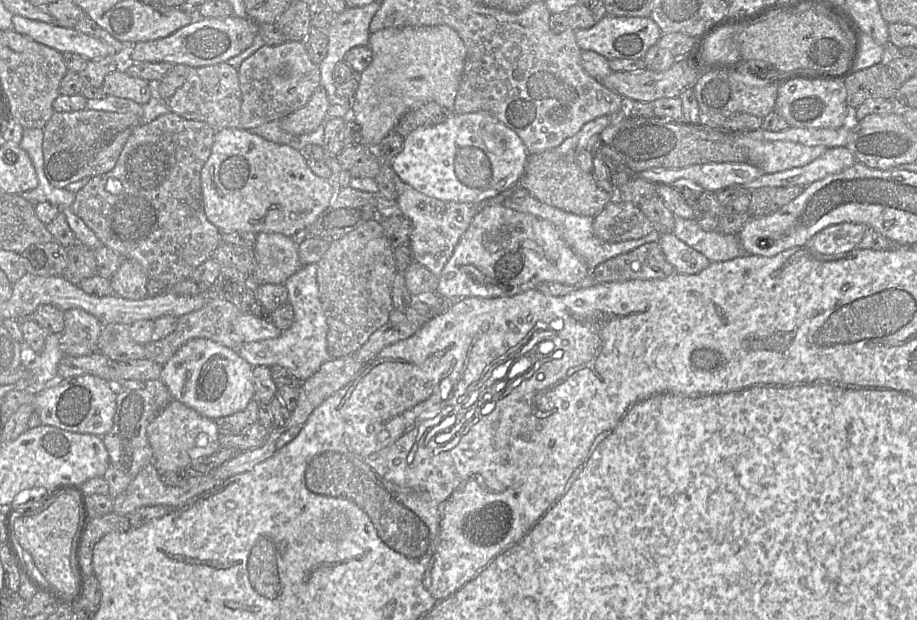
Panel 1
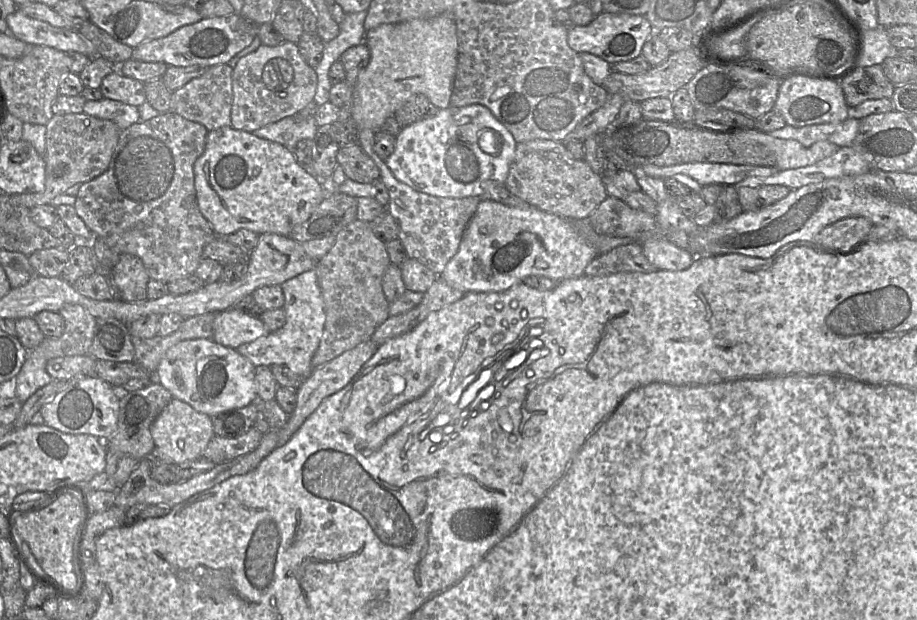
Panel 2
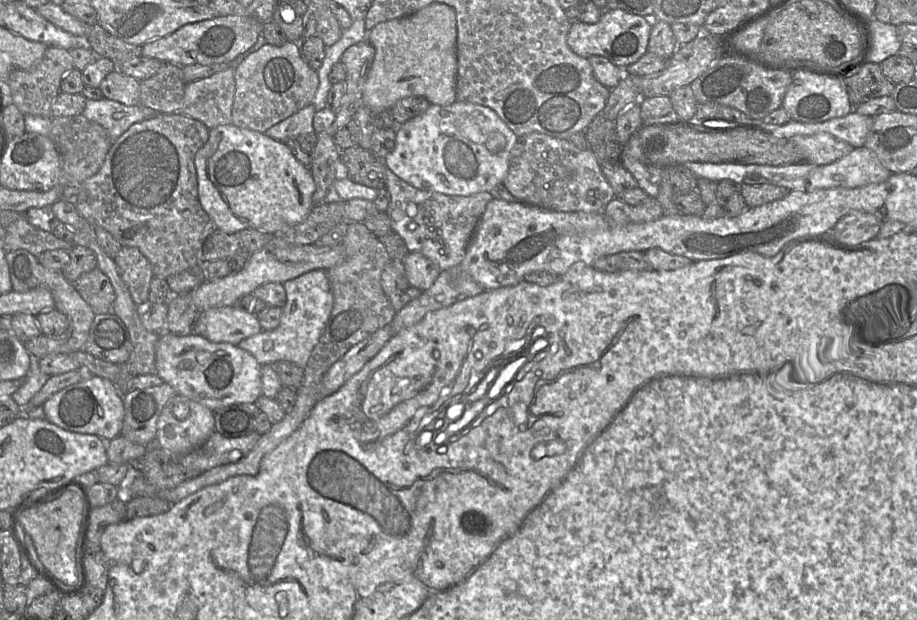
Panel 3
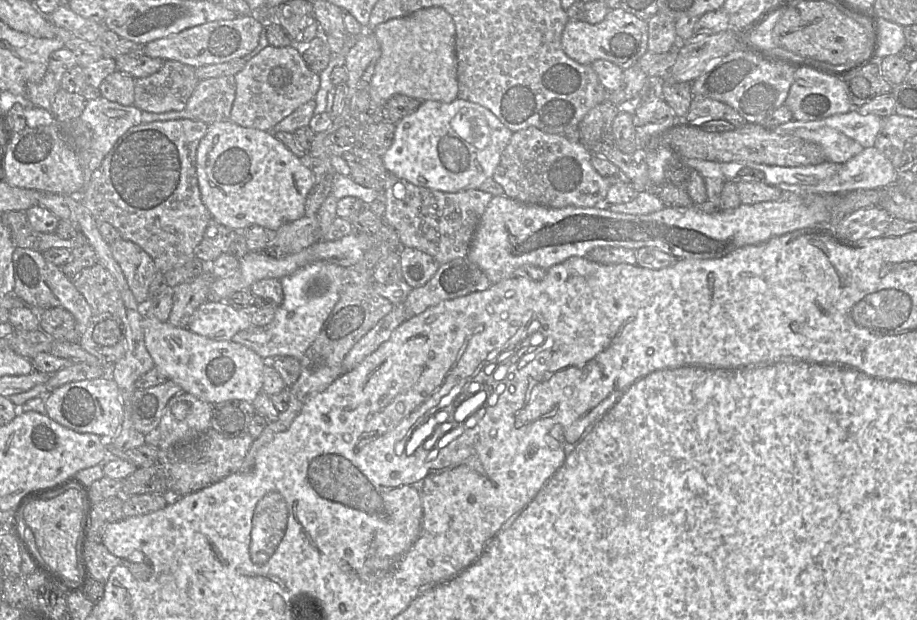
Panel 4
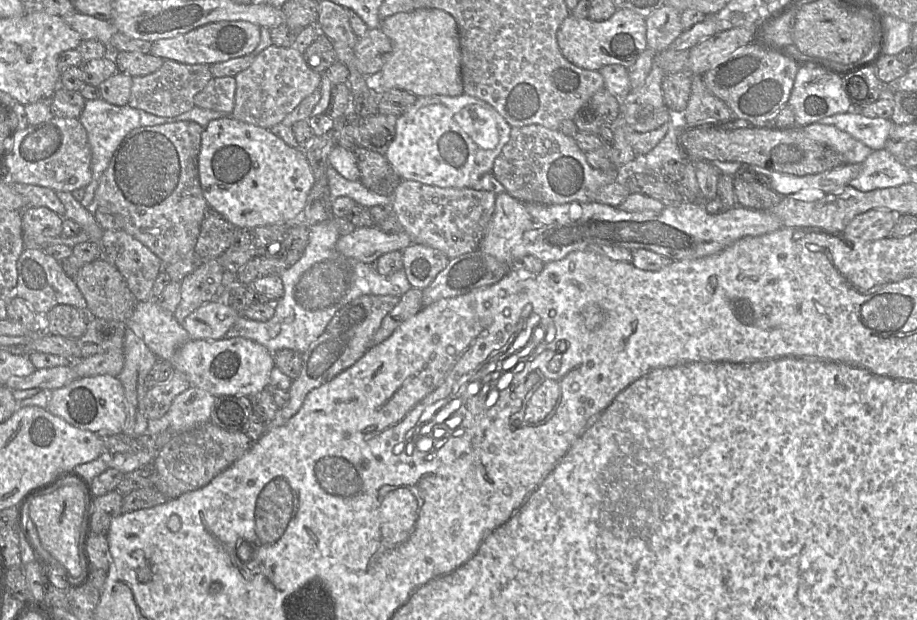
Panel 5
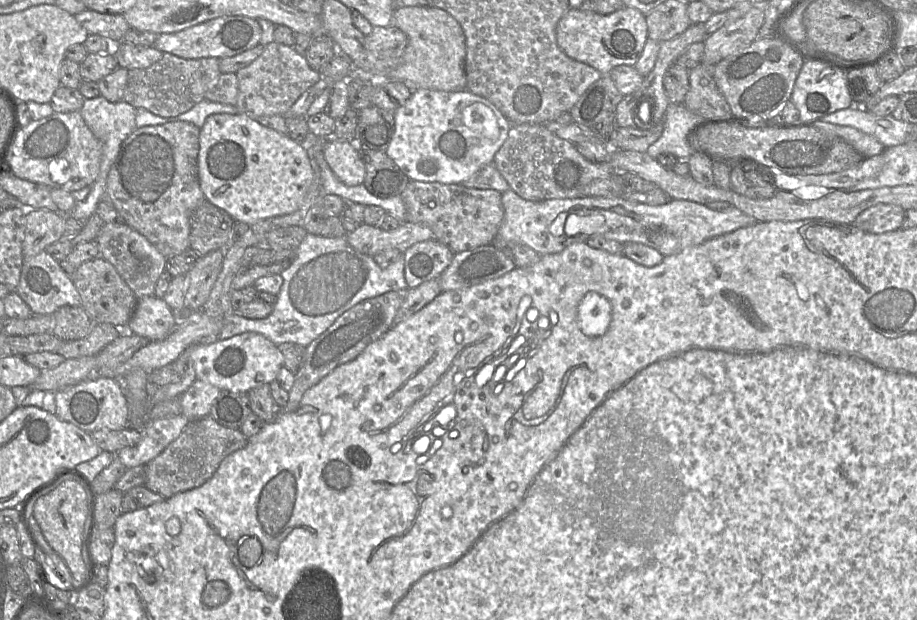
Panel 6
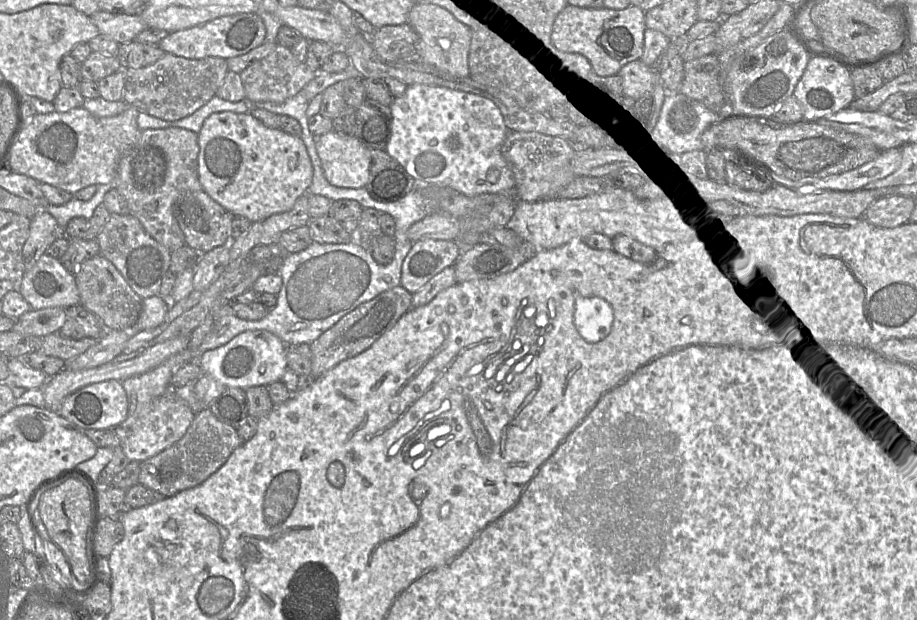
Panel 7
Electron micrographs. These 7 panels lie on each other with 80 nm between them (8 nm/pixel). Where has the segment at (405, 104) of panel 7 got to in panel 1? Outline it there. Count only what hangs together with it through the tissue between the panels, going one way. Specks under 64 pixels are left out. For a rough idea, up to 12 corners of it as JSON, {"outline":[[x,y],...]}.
{"outline":[[486,111],[419,126],[391,160],[425,195],[481,204],[529,152]]}

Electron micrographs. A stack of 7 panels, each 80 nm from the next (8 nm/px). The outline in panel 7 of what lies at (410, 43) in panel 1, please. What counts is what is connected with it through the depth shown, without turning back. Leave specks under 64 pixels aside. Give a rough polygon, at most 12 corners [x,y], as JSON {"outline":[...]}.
{"outline":[[414,4],[419,61],[469,77],[471,32],[447,10]]}

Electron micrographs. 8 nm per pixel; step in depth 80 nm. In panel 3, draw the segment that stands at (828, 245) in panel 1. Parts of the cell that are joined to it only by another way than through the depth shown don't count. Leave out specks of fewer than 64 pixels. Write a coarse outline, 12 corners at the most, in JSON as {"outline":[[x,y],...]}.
{"outline":[[852,211],[829,236],[854,247],[874,239],[882,220]]}

